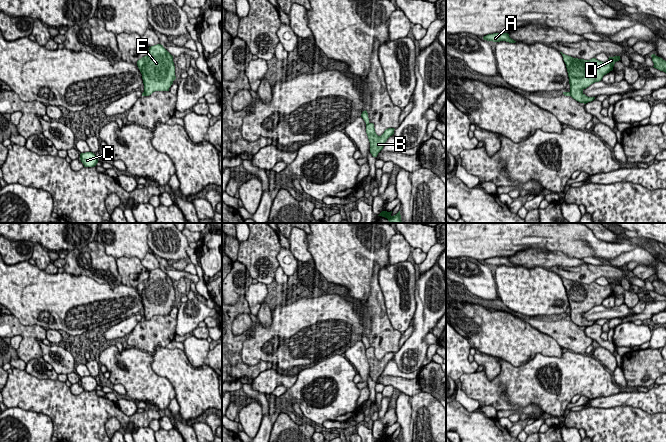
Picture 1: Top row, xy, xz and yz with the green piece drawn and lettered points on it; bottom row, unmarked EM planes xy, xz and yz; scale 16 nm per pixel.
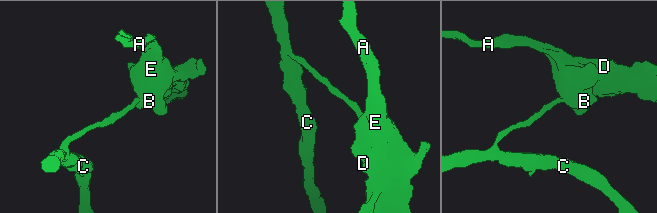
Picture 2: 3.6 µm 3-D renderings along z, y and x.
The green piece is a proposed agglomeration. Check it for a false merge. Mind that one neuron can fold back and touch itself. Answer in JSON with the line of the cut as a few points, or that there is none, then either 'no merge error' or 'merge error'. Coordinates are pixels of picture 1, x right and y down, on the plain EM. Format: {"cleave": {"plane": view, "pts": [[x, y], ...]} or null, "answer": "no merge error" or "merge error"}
{"cleave": {"plane": "xz", "pts": [[369, 347], [366, 349]]}, "answer": "merge error"}

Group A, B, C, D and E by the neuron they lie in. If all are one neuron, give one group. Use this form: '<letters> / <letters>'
A B D E / C

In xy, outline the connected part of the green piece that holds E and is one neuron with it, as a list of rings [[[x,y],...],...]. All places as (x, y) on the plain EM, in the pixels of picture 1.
[[[161,268],[149,271],[147,280],[137,285],[142,298],[144,319],[155,315],[169,315],[176,303],[173,280]]]

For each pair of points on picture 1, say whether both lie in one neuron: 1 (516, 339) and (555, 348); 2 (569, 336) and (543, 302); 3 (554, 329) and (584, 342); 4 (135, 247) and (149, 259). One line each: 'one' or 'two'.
1: one
2: two
3: one
4: two

